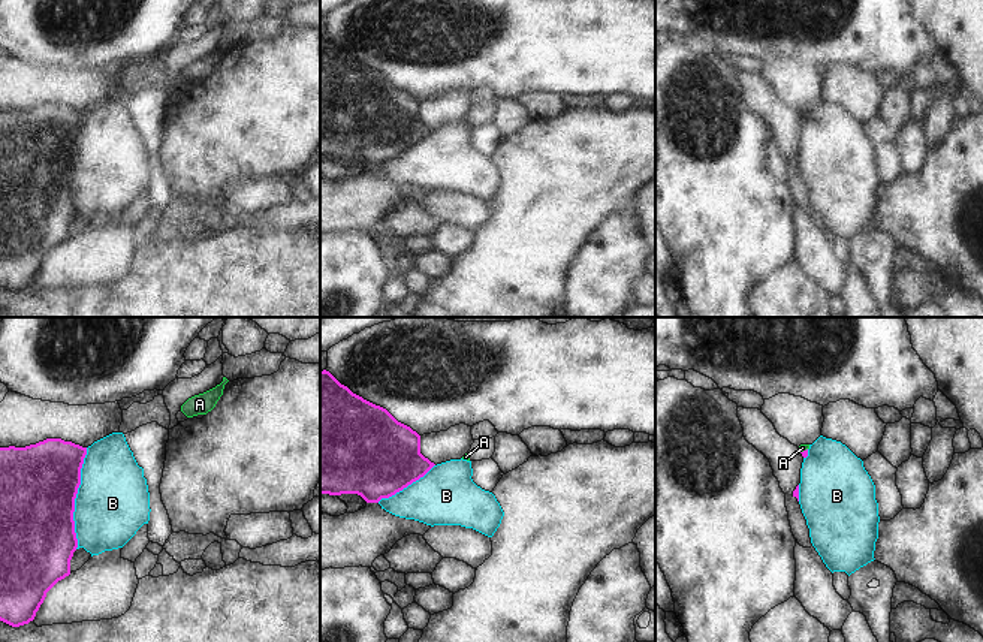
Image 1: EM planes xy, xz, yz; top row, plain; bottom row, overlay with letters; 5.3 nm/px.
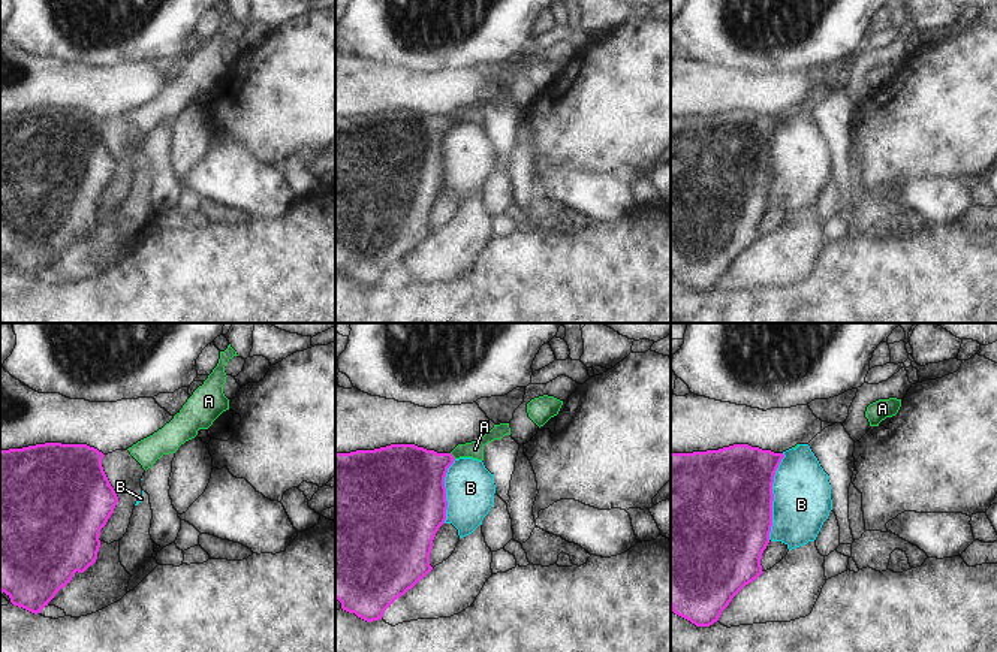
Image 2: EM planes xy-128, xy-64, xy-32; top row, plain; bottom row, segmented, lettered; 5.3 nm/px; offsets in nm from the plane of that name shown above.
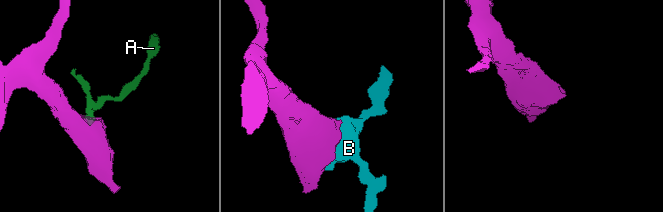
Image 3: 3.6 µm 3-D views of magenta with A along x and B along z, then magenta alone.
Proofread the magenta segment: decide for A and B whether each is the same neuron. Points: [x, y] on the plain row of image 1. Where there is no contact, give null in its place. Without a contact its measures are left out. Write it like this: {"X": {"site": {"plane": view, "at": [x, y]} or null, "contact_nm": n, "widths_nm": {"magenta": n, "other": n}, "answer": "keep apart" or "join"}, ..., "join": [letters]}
{"A": {"site": {"plane": "yz", "at": [804, 115]}, "contact_nm": 50, "widths_nm": {"magenta": 30, "other": 40}, "answer": "join"}, "B": {"site": {"plane": "xy", "at": [75, 162]}, "contact_nm": 550, "widths_nm": {"magenta": 420, "other": 400}, "answer": "keep apart"}, "join": ["A"]}

